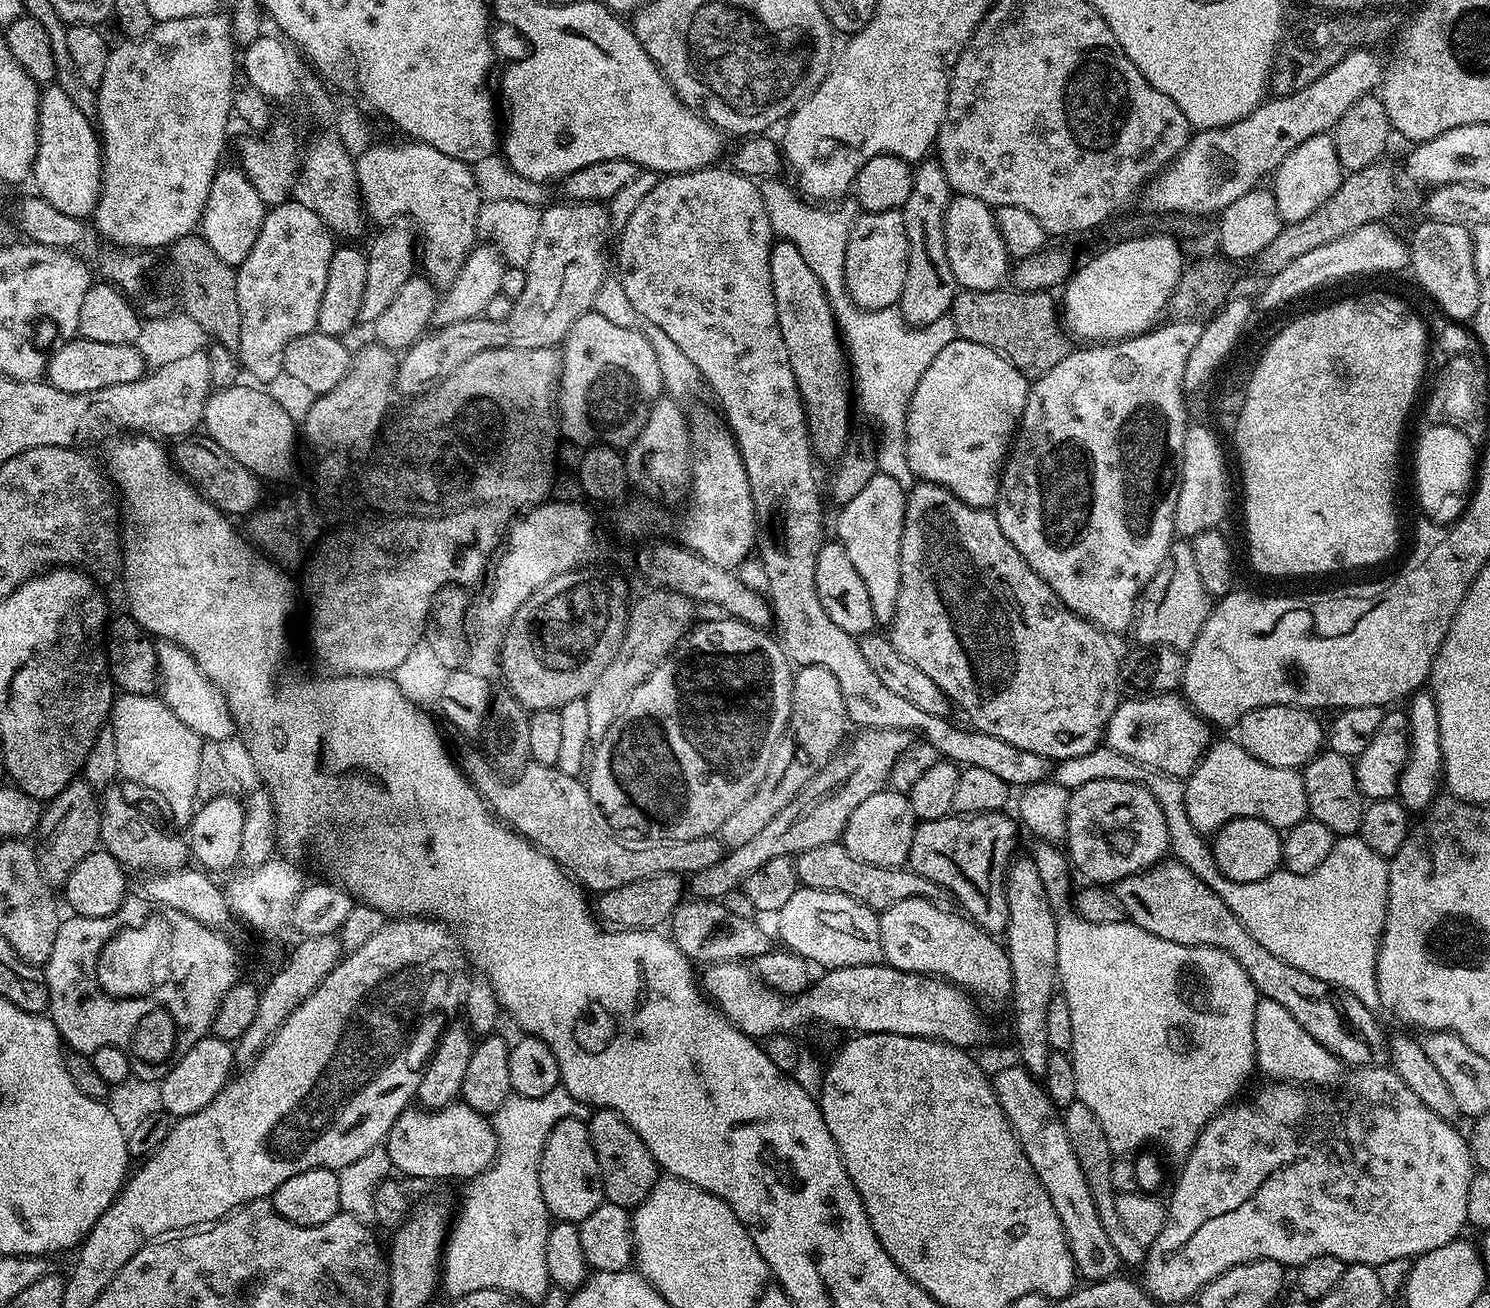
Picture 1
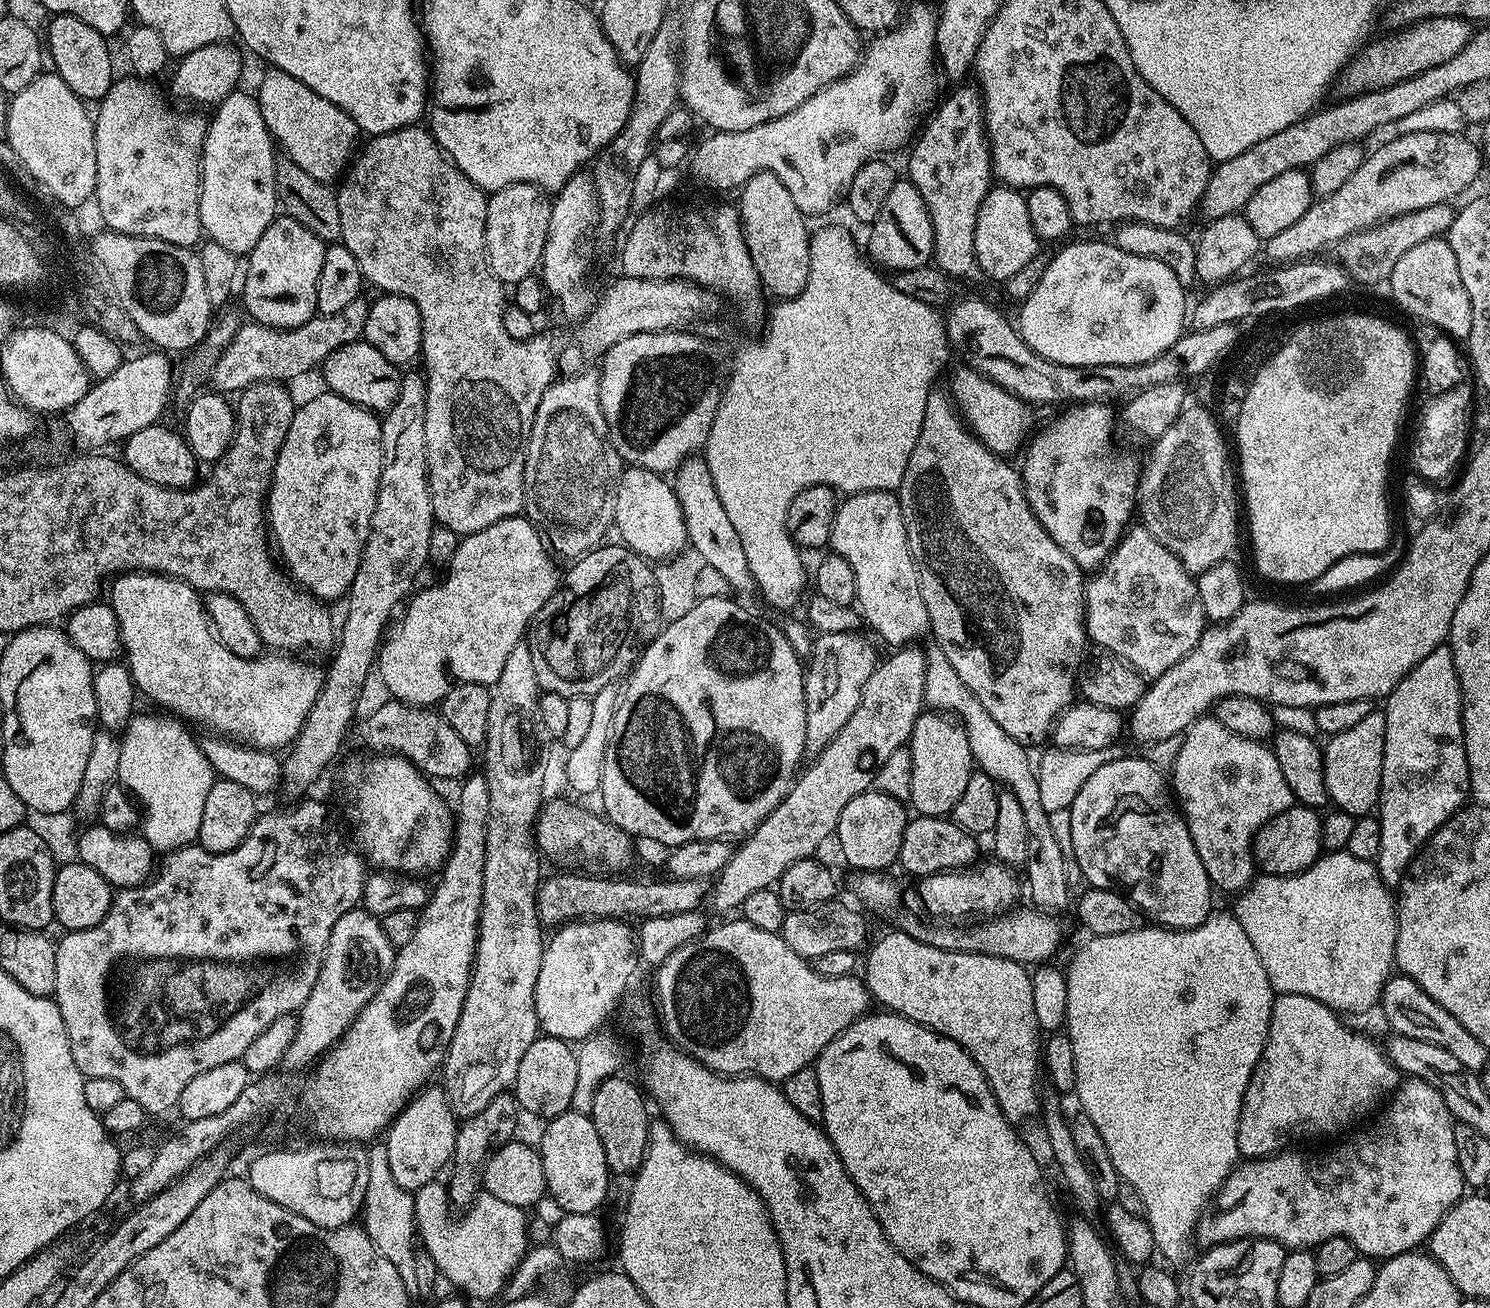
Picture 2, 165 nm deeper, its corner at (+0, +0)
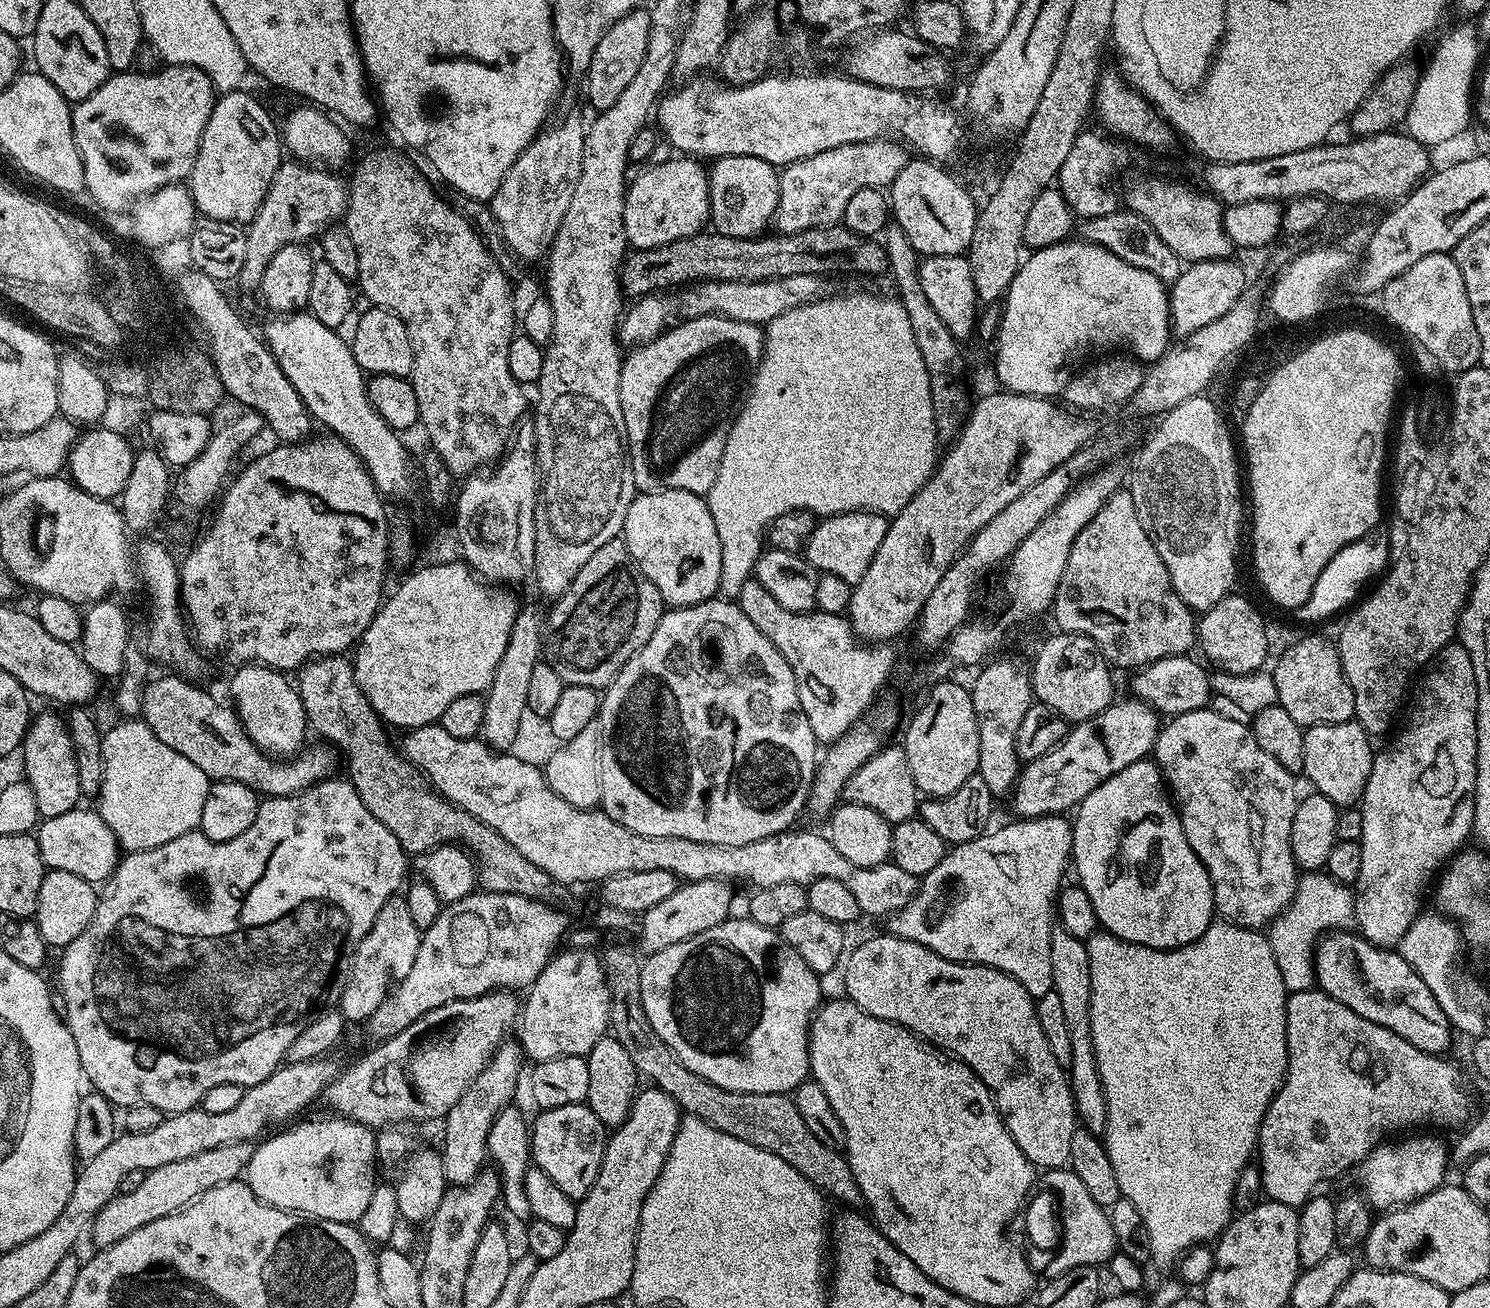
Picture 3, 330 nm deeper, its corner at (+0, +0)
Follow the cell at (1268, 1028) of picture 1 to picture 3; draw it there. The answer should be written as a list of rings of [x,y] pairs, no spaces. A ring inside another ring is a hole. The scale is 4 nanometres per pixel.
[[[1309,990],[1307,992],[1293,992],[1289,995],[1286,1002],[1286,1042],[1288,1043],[1288,1069],[1284,1075],[1282,1086],[1277,1090],[1276,1097],[1270,1102],[1270,1106],[1262,1118],[1258,1141],[1260,1187],[1263,1195],[1269,1200],[1282,1202],[1286,1206],[1299,1210],[1317,1191],[1316,1184],[1342,1175],[1347,1168],[1348,1171],[1355,1169],[1356,1165],[1361,1164],[1376,1149],[1376,1145],[1385,1138],[1403,1133],[1405,1130],[1419,1129],[1416,1128],[1419,1124],[1433,1124],[1436,1128],[1457,1127],[1456,1129],[1459,1129],[1473,1119],[1472,1100],[1468,1097],[1464,1076],[1454,1061],[1447,1060],[1449,1058],[1447,1055],[1423,1052],[1418,1050],[1418,1046],[1410,1046],[1410,1042],[1406,1042],[1406,1038],[1398,1038],[1398,1034],[1394,1034],[1394,1030],[1390,1030],[1386,1026],[1378,1026],[1374,1022],[1362,1018],[1362,1014],[1354,1014],[1354,1010],[1350,1010],[1350,1006],[1342,1006],[1342,1002],[1338,1002],[1332,996],[1327,996],[1325,992]]]

